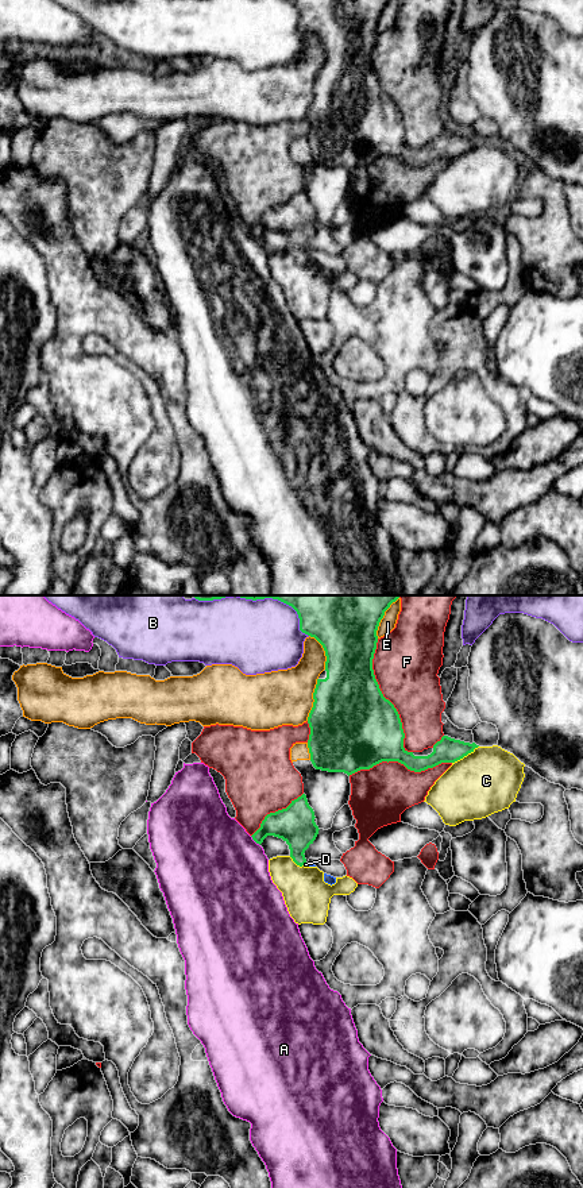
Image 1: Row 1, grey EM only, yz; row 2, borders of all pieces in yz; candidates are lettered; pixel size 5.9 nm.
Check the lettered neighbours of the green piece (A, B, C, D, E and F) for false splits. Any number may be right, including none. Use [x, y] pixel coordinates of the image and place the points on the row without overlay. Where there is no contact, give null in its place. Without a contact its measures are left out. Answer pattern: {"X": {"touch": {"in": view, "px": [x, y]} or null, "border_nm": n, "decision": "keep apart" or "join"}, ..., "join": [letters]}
{"A": {"touch": {"in": "yz", "px": [255, 236]}, "border_nm": 90, "decision": "keep apart"}, "B": {"touch": {"in": "yz", "px": [300, 16]}, "border_nm": 220, "decision": "keep apart"}, "C": {"touch": {"in": "yz", "px": [464, 150]}, "border_nm": 190, "decision": "keep apart"}, "D": {"touch": {"in": "yz", "px": [304, 258]}, "border_nm": 30, "decision": "join"}, "E": {"touch": {"in": "yz", "px": [313, 93]}, "border_nm": 260, "decision": "keep apart"}, "F": {"touch": {"in": "yz", "px": [383, 92]}, "border_nm": 700, "decision": "keep apart"}, "join": ["D"]}

